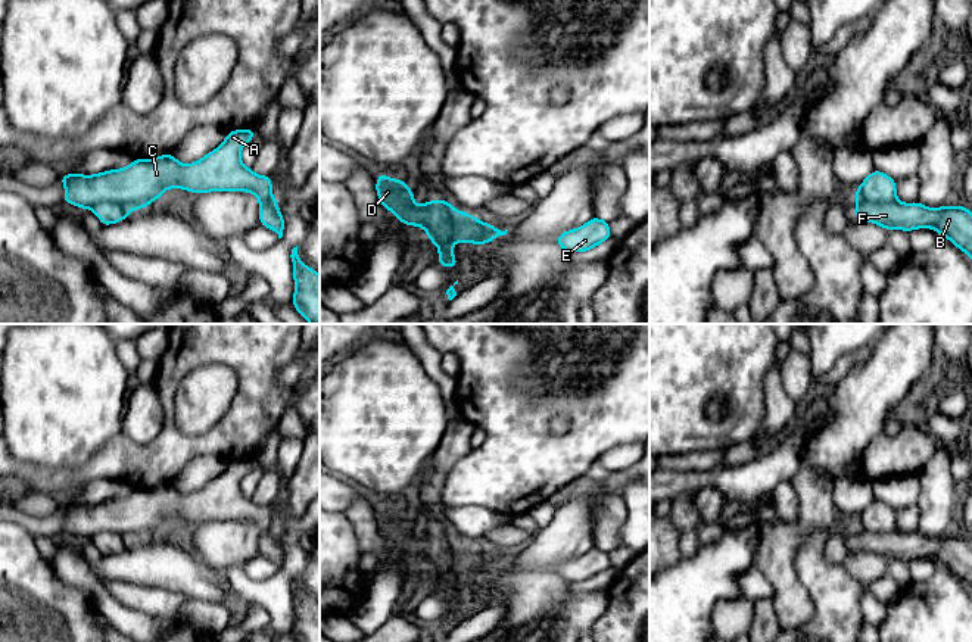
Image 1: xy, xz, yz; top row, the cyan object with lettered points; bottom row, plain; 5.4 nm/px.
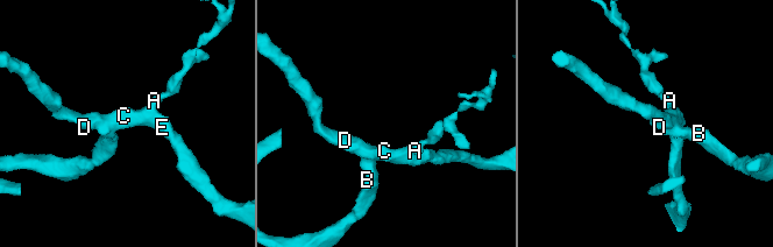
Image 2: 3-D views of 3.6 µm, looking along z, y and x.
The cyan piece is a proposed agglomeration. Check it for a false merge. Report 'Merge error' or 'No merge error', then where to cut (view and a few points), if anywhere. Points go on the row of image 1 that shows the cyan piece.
Merge error. Split along xy (90, 208), (102, 202), (117, 202), (130, 211)

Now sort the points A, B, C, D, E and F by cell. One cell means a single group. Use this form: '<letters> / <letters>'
A C D E / B F

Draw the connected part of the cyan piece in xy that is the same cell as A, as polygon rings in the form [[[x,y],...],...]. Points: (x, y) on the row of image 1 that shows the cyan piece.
[[[252,128],[228,131],[221,146],[202,159],[184,165],[172,153],[153,159],[134,159],[128,166],[93,175],[62,174],[63,202],[85,209],[112,202],[124,208],[144,209],[169,188],[196,194],[209,191],[249,191],[259,200],[259,224],[275,231],[278,239],[286,228],[284,218],[272,196],[270,175],[256,175],[243,165],[240,150],[253,138]]]

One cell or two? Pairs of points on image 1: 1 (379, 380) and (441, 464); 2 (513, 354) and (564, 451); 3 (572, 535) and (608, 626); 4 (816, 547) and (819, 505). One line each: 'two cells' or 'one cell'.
1: two cells
2: one cell
3: two cells
4: two cells

